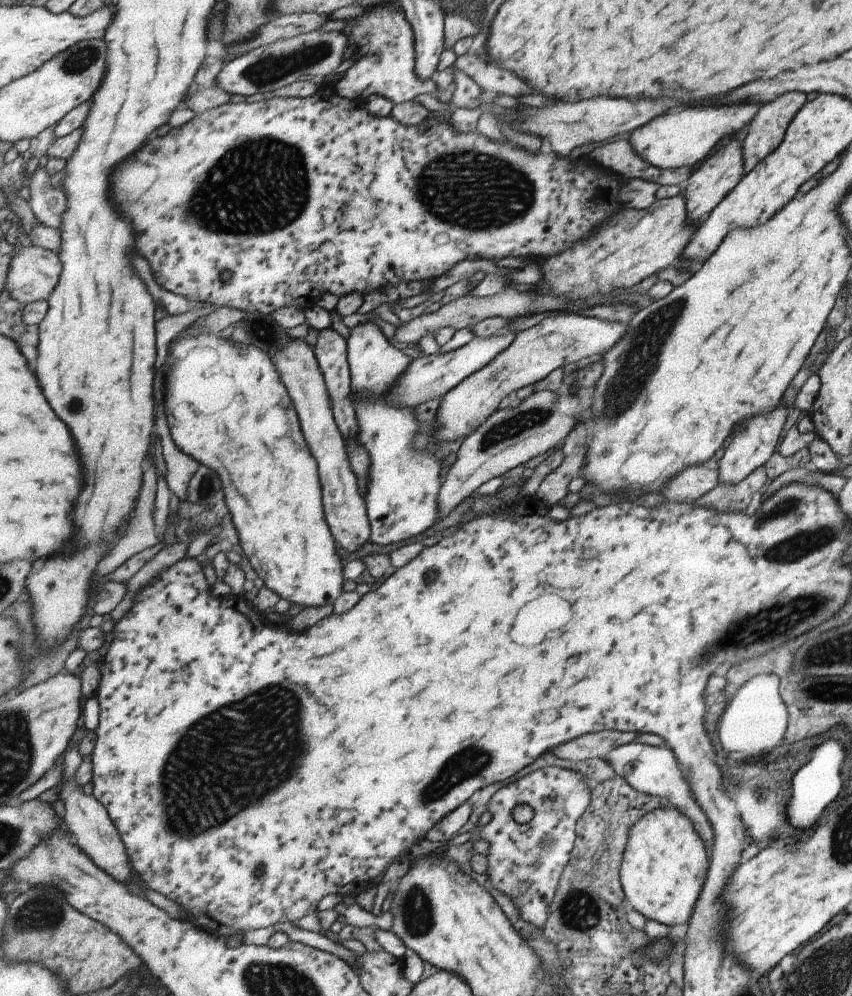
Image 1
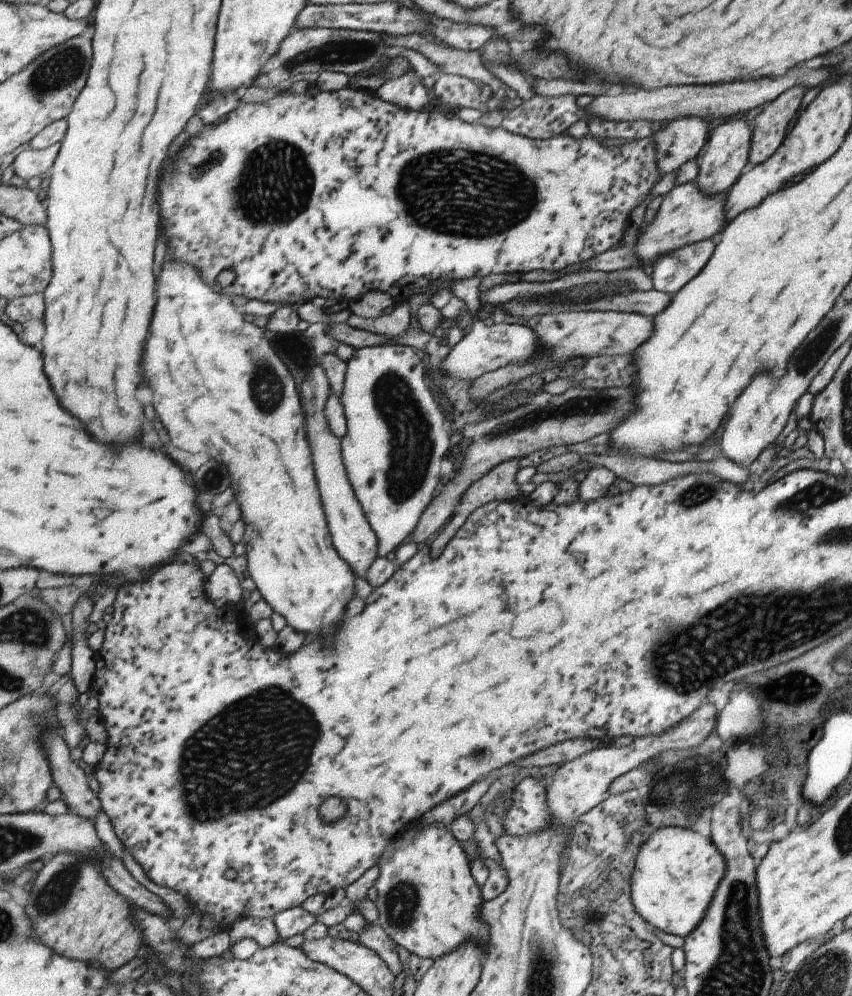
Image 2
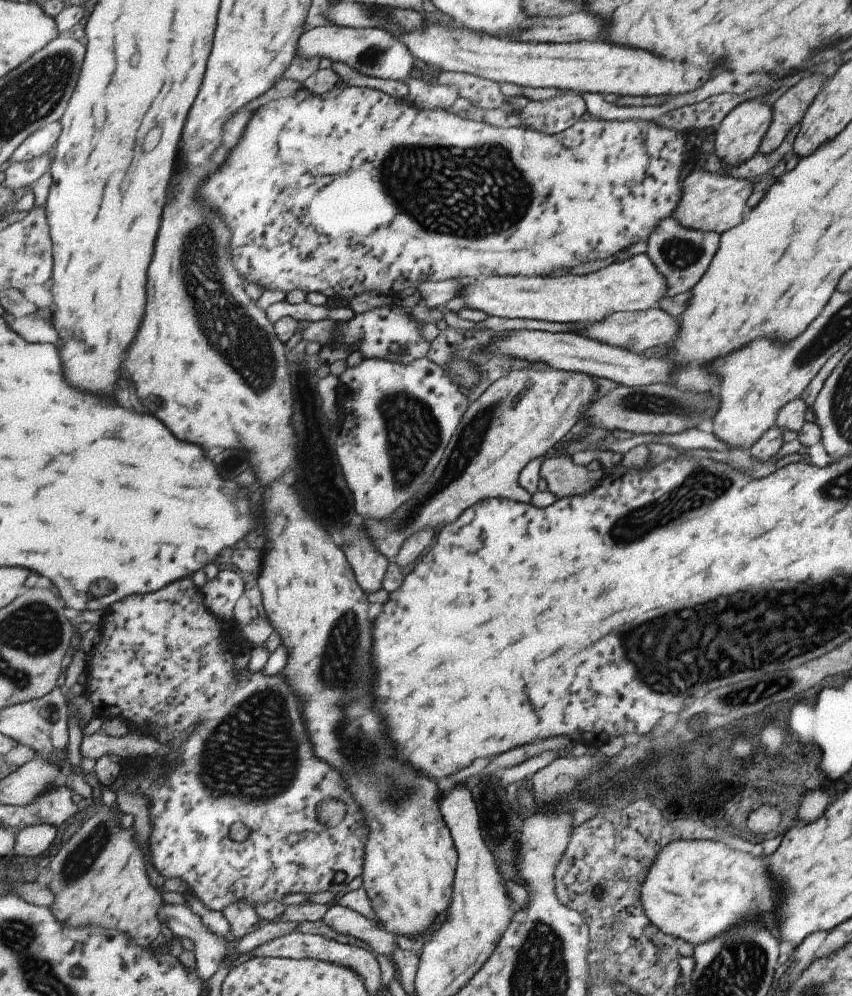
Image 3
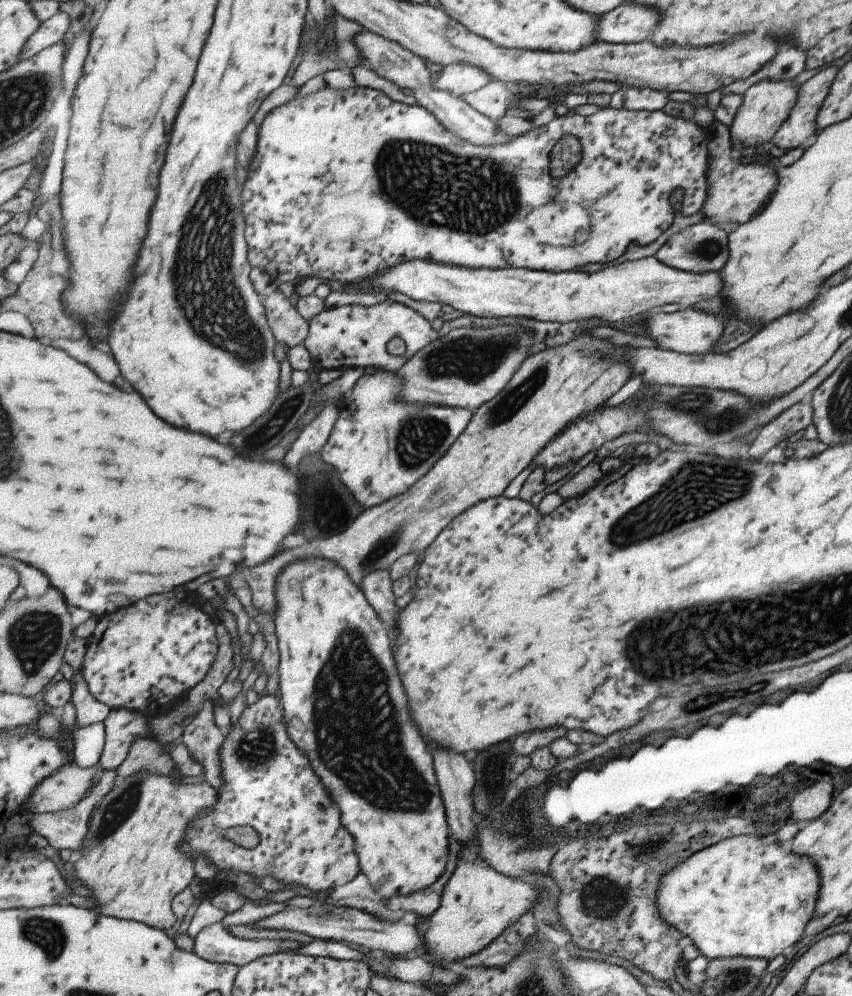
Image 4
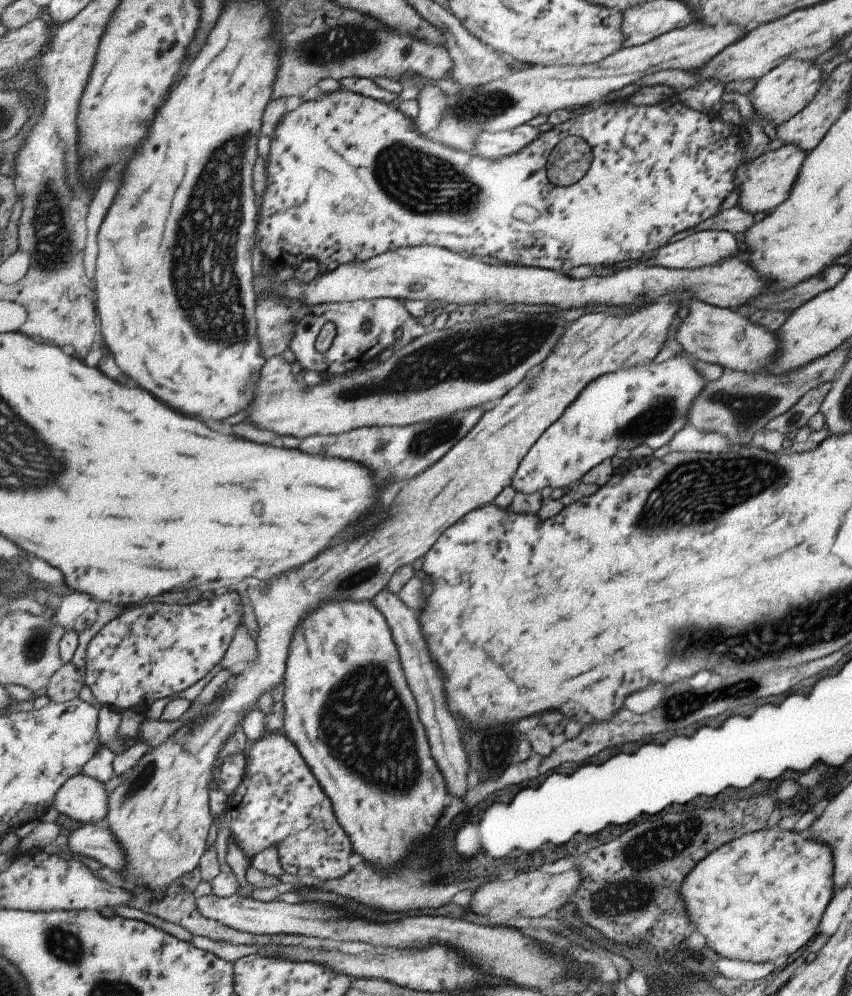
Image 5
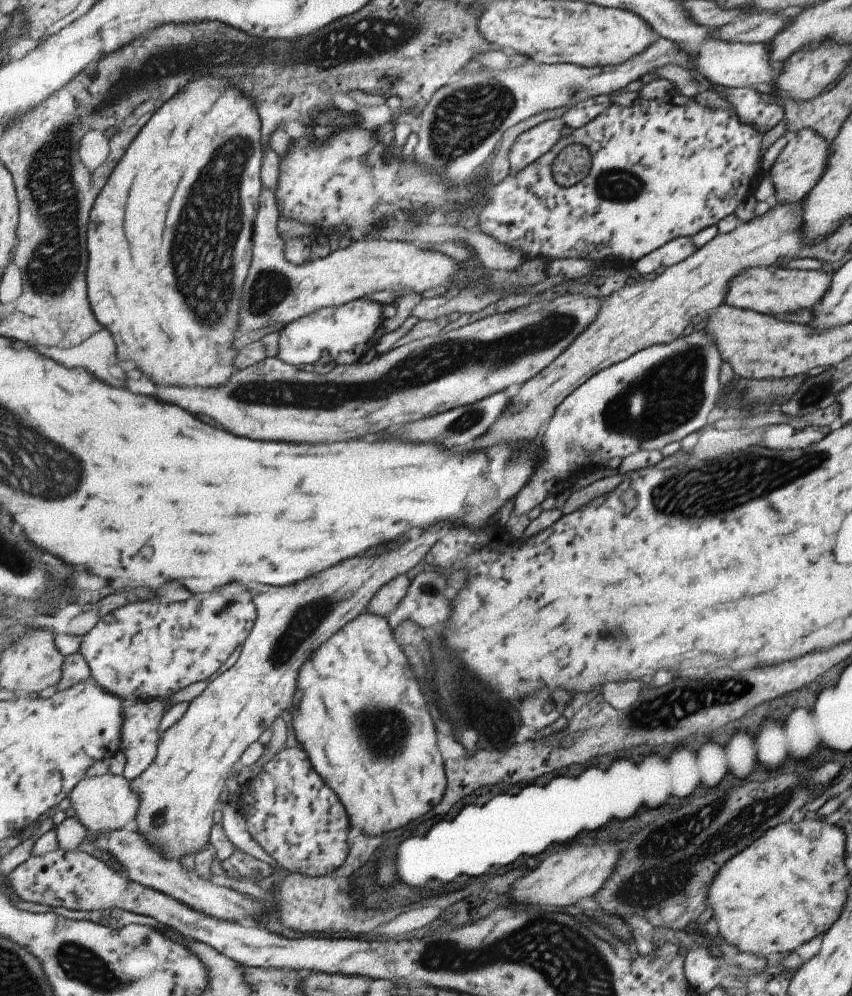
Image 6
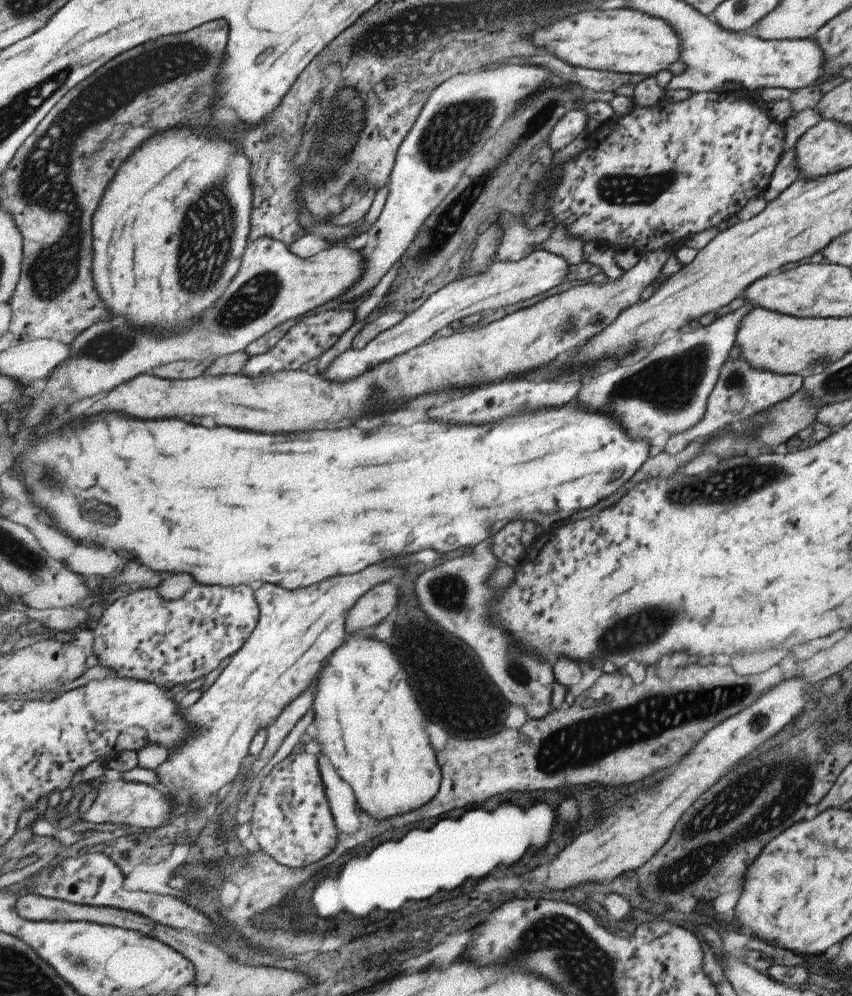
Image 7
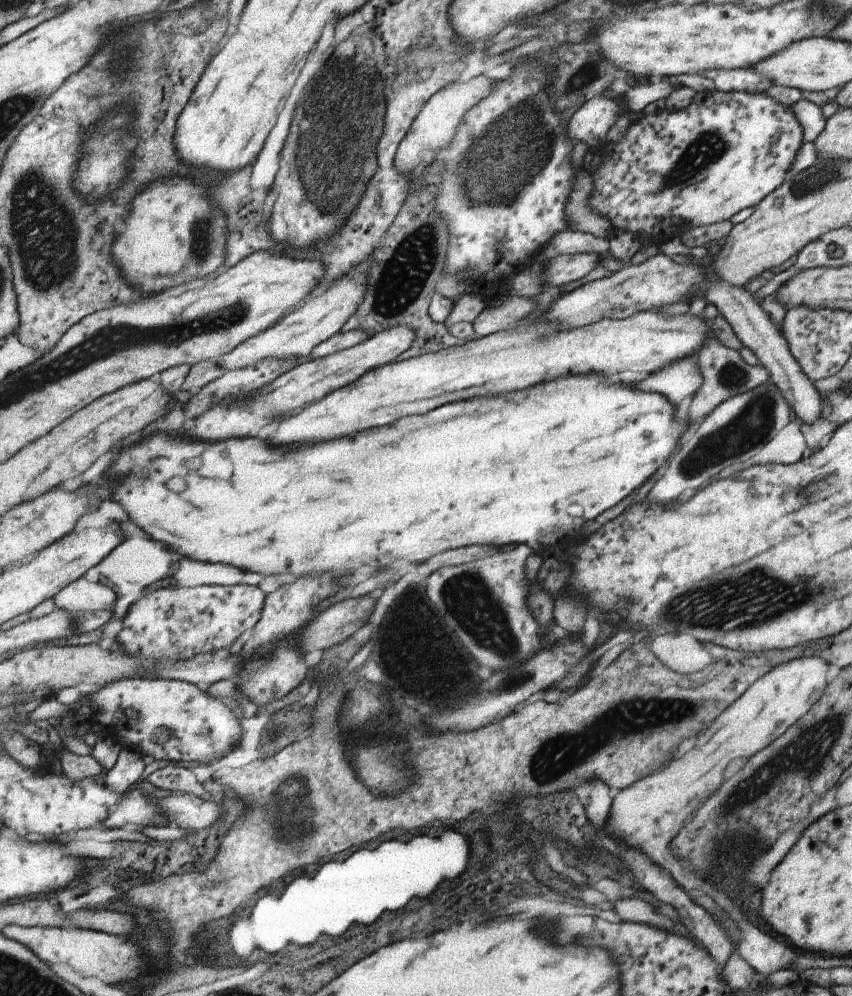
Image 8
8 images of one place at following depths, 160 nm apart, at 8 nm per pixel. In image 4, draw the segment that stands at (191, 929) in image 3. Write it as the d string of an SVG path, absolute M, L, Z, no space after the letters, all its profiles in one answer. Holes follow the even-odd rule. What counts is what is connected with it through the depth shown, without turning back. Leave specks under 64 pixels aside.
M222 922L204 928L193 940L192 951L212 963L233 963L244 967L258 958L275 953L295 953L305 943L293 939L244 939L235 936Z

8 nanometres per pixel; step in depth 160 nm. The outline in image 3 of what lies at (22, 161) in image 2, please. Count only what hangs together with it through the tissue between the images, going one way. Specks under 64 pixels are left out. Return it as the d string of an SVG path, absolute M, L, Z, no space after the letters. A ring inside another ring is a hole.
M47 153L30 161L14 162L5 170L3 184L14 192L31 187L45 172L50 172L52 161L51 154Z

